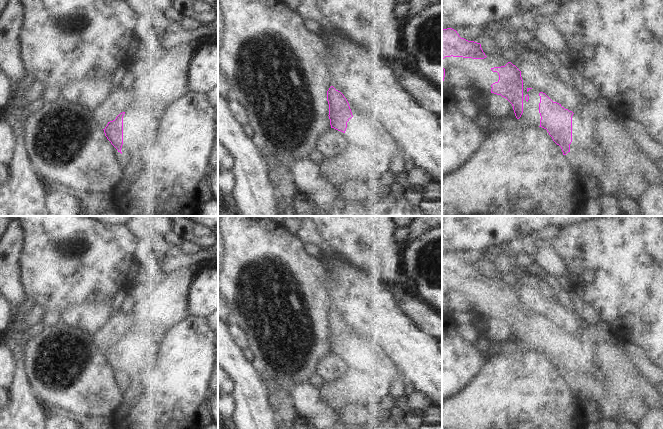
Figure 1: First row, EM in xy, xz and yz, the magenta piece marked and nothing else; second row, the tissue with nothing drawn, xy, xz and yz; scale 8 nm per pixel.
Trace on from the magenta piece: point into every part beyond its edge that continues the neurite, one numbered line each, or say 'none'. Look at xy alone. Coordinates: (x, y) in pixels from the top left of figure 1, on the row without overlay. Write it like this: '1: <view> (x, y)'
1: xy (133, 360)

